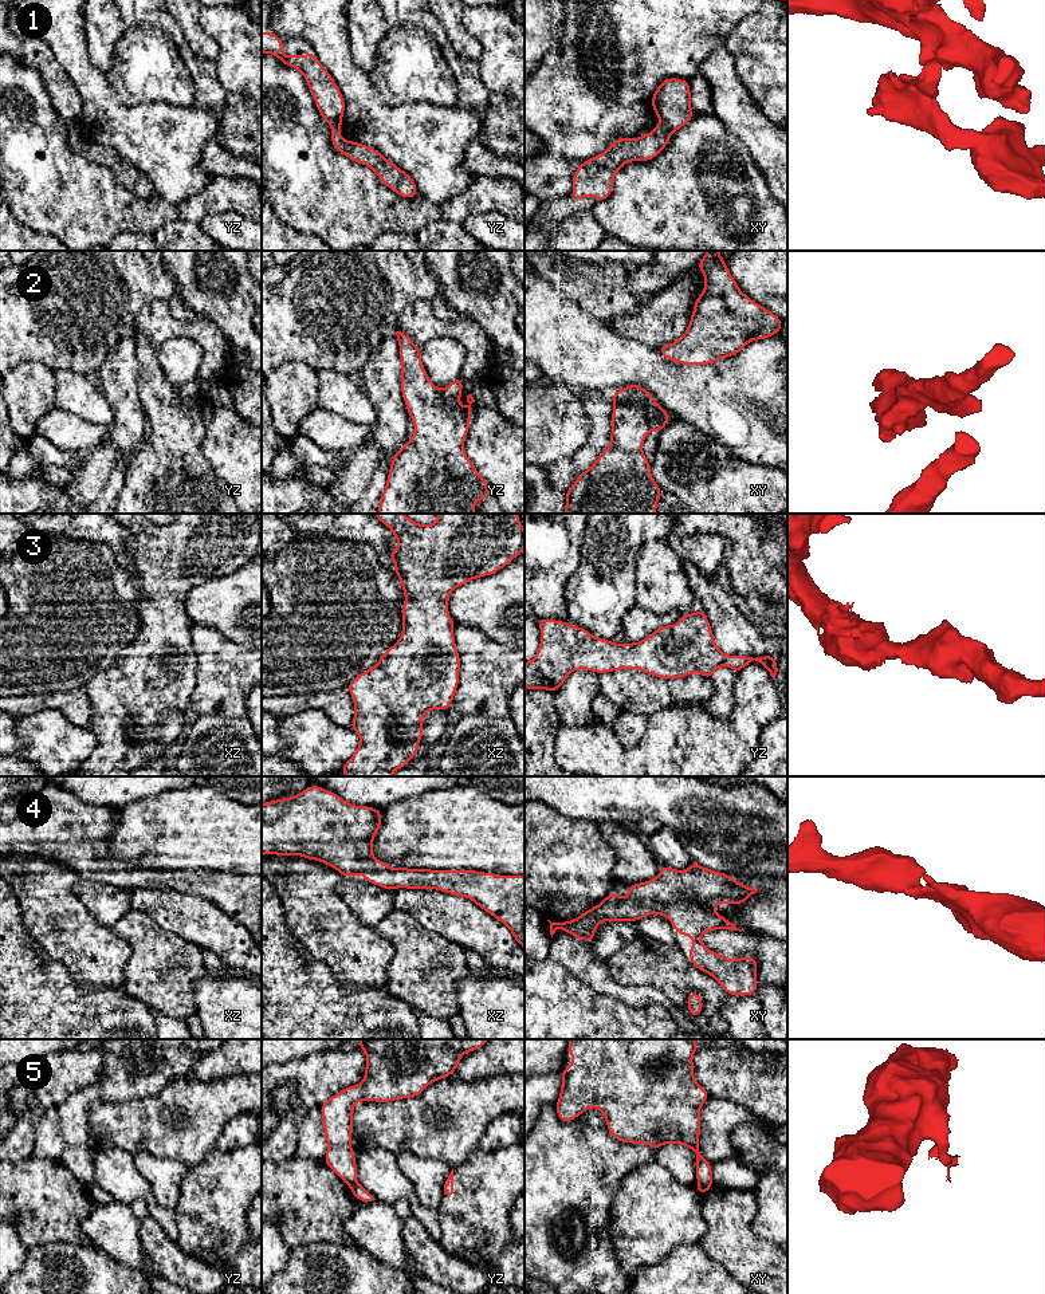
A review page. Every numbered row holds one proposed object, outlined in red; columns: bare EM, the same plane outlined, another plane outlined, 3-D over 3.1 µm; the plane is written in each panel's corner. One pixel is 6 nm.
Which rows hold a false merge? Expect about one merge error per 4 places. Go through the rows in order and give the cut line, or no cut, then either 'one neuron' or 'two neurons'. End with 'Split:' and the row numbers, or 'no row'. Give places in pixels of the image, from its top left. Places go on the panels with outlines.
1: xy (662, 122), (671, 132) | two neurons
2: no cut | one neuron
3: no cut | one neuron
4: no cut | one neuron
5: xy (698, 1183), (711, 1184) | two neurons
Split: 1, 5

